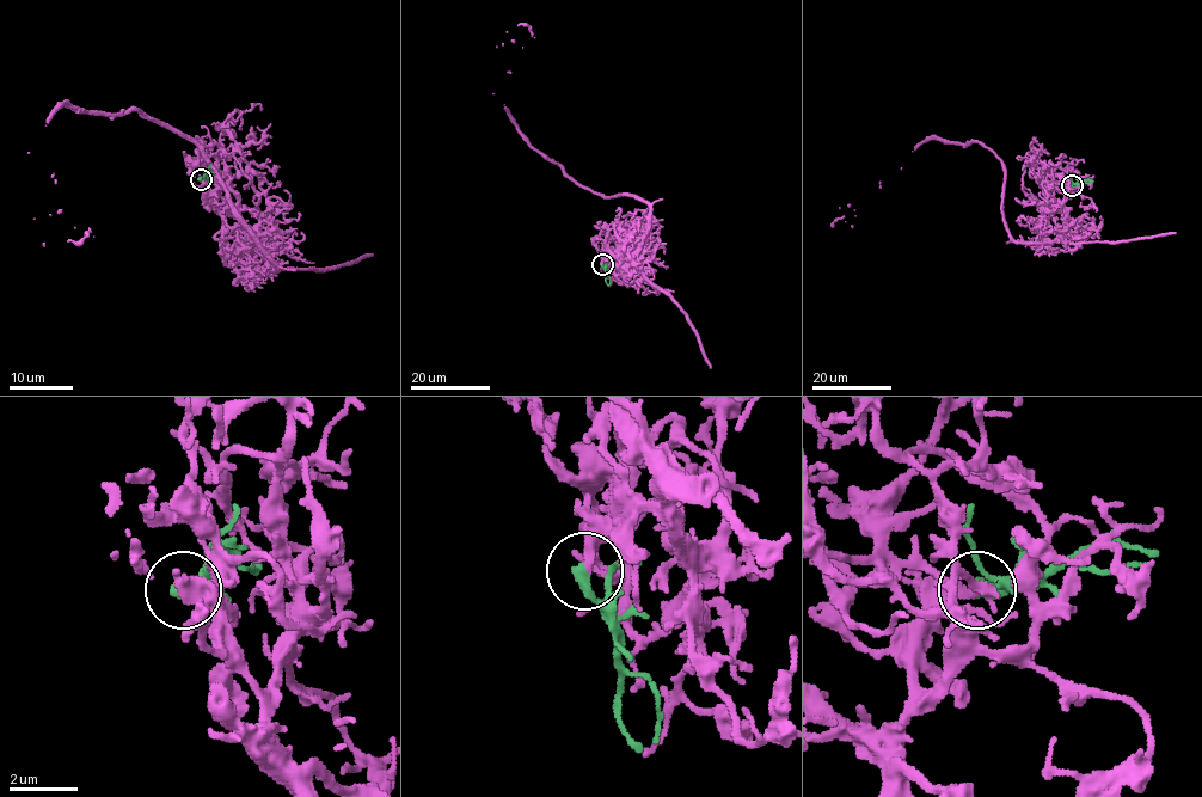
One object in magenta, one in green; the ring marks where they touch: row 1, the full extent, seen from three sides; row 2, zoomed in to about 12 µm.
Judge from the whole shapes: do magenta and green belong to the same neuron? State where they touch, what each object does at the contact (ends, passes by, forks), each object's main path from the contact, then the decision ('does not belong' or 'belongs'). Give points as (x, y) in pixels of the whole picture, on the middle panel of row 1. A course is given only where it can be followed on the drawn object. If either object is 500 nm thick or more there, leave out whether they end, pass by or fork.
(602, 264) | magenta ends | green ends | magenta via (602, 264), (637, 250), (650, 209), (638, 197), (577, 185), (517, 128), (494, 94), (531, 36), (519, 24) | green via (602, 264), (608, 286) | belongs

